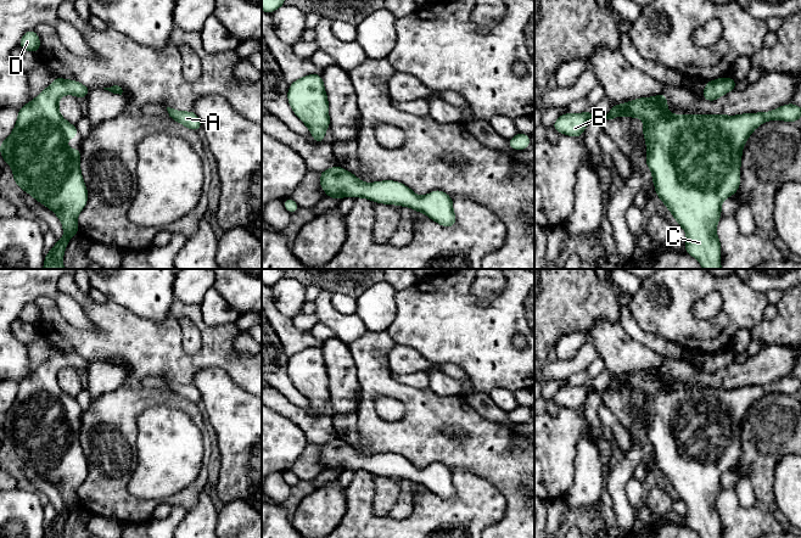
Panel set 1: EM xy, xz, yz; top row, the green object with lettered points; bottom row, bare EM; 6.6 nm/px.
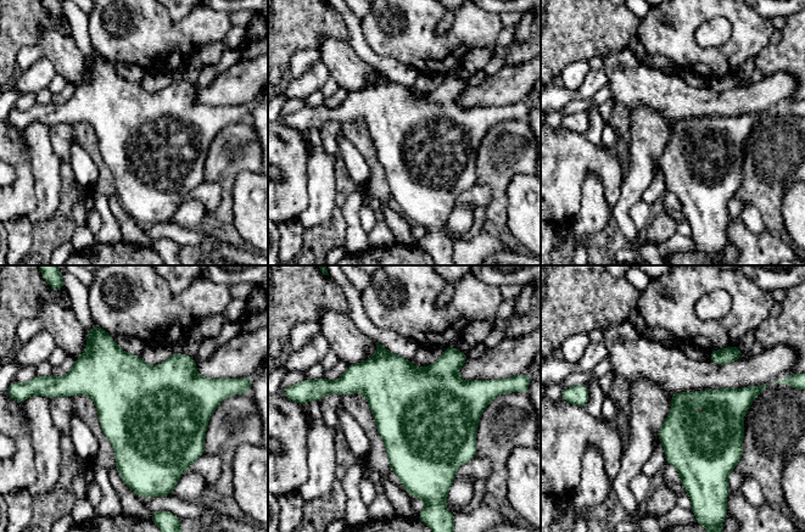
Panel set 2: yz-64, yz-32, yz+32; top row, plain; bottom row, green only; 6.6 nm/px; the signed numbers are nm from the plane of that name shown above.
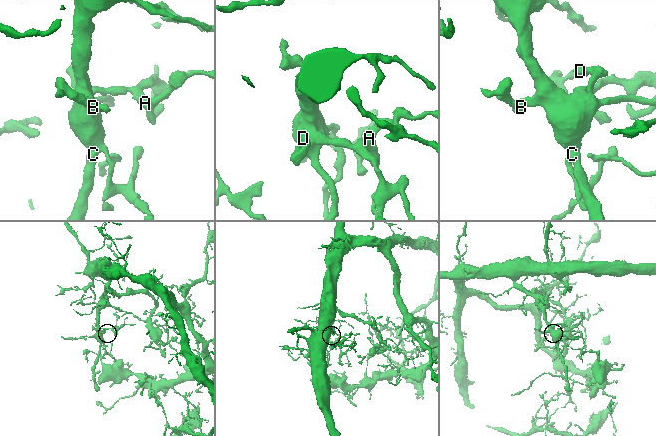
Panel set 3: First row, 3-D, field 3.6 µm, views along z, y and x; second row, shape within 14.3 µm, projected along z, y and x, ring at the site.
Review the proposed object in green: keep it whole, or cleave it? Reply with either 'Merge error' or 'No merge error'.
No merge error

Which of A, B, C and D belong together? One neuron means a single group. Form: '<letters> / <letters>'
A B C D

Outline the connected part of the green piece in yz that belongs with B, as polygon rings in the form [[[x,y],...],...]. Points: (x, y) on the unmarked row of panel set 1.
[[[666,366],[640,370],[612,377],[610,385],[596,392],[588,382],[579,387],[562,386],[553,397],[556,404],[579,410],[588,394],[603,394],[618,388],[639,390],[644,394],[643,409],[646,414],[645,436],[652,445],[656,469],[666,477],[678,498],[687,505],[685,525],[701,538],[721,538],[721,512],[716,500],[722,488],[722,475],[735,467],[740,458],[743,420],[751,405],[767,393],[799,394],[801,380],[786,376],[768,385],[726,387],[670,387]]]

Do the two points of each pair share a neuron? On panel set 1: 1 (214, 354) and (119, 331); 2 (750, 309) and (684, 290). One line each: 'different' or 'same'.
1: same
2: same

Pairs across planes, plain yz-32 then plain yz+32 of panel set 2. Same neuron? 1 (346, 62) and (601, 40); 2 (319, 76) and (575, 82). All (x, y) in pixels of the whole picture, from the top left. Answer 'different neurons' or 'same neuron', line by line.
1: different neurons
2: different neurons

